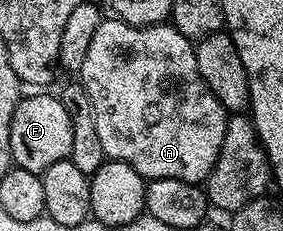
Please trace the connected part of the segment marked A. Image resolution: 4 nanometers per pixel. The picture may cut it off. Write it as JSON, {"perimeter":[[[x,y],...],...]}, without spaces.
{"perimeter":[[[105,19],[97,27],[93,40],[89,42],[89,47],[91,49],[85,54],[85,63],[77,73],[89,95],[89,103],[93,103],[93,119],[97,123],[97,136],[101,139],[101,151],[104,158],[108,161],[129,163],[129,167],[133,167],[133,171],[137,171],[147,181],[181,179],[185,183],[203,185],[212,171],[215,170],[215,164],[221,151],[221,143],[225,139],[229,111],[219,102],[217,95],[213,95],[213,91],[209,91],[205,79],[201,79],[201,71],[197,71],[197,55],[193,42],[185,35],[181,35],[181,31],[177,31],[174,24],[171,23],[130,25],[118,19]]]}

